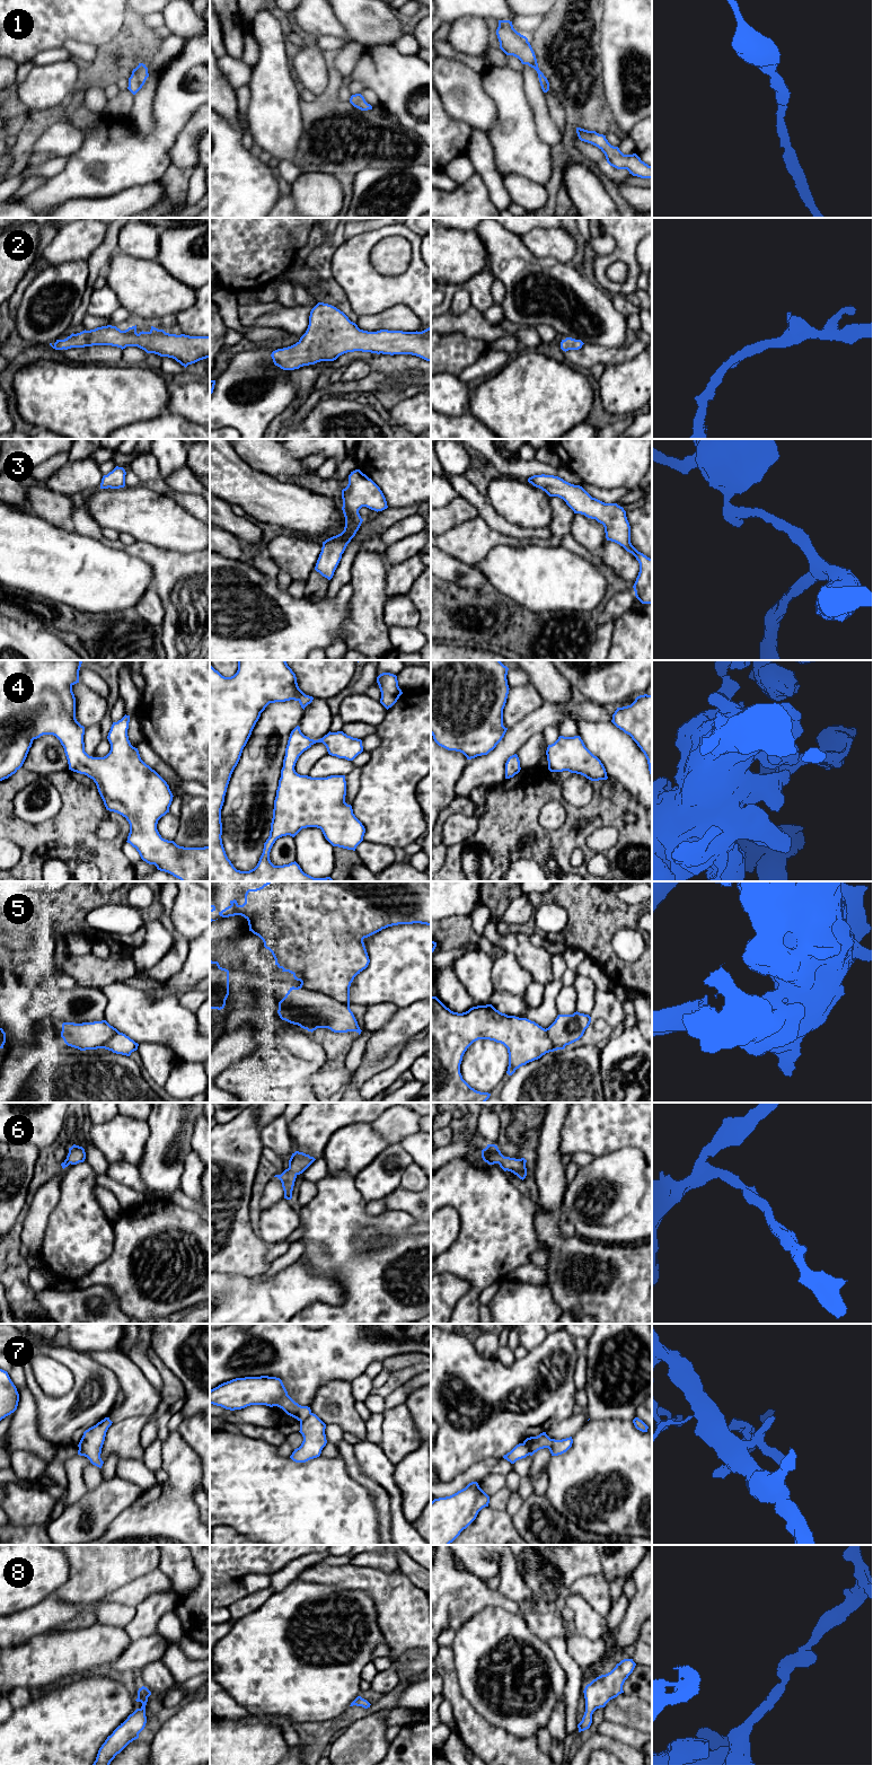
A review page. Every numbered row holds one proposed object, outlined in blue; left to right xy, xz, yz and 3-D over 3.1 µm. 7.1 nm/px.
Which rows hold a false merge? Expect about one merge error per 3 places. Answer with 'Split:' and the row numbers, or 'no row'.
Split: 7

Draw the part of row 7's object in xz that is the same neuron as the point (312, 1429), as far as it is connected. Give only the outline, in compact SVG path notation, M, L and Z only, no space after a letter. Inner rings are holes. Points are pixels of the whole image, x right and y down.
M314 1413L300 1422L300 1433L303 1437L301 1446L292 1452L290 1458L296 1463L306 1463L320 1456L326 1446L326 1424Z

